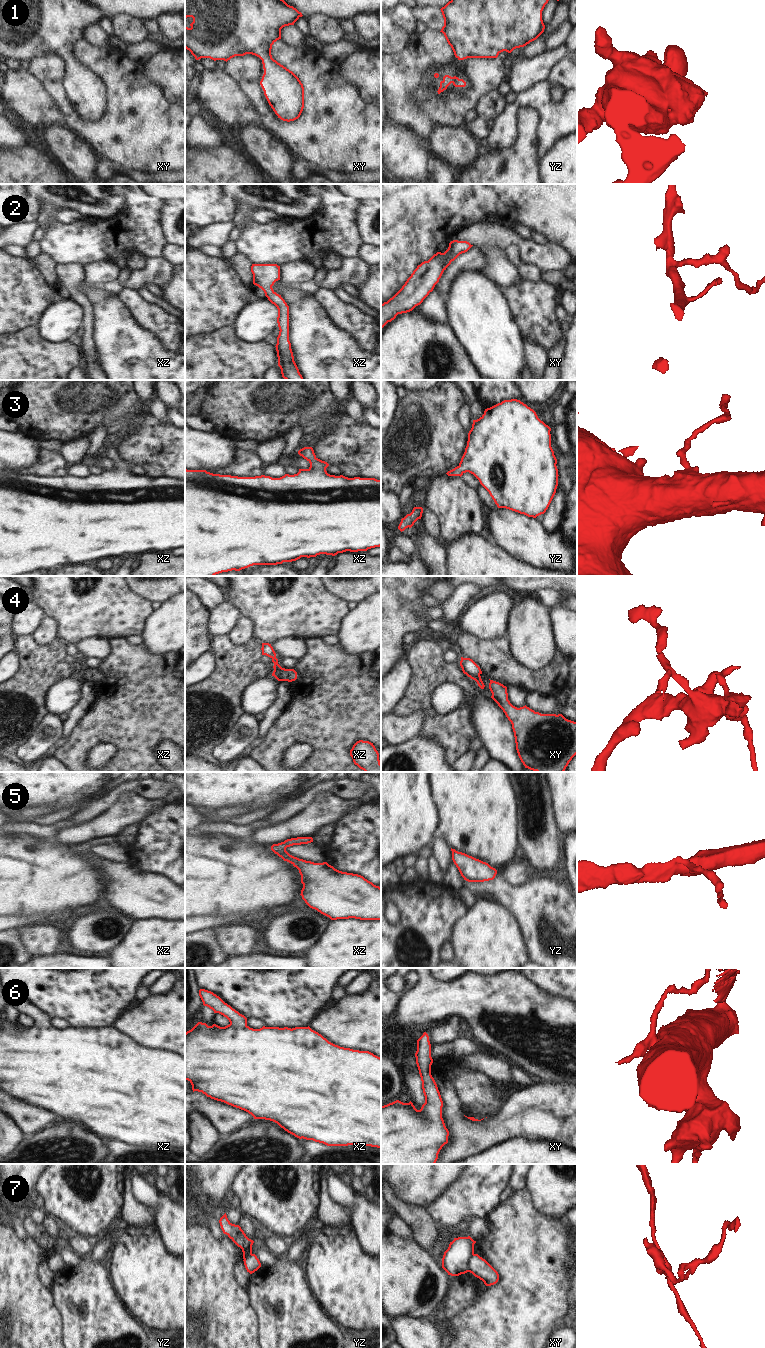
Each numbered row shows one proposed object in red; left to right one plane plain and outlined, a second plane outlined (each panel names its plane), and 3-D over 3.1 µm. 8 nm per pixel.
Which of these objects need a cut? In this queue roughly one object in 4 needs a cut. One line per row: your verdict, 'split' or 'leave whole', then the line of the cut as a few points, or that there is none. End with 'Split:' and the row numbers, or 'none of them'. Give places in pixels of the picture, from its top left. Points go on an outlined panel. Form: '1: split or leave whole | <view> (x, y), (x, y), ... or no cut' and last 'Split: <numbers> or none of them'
1: leave whole | no cut
2: leave whole | no cut
3: leave whole | no cut
4: split | xz (281, 667), (277, 679)
5: leave whole | no cut
6: leave whole | no cut
7: split | xy (473, 1253), (468, 1258), (467, 1271)
Split: 4, 7

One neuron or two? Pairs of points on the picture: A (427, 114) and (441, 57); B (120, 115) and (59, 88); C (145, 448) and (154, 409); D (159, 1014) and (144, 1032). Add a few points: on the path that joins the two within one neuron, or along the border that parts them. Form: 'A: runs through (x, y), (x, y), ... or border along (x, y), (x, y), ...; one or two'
A: runs through (426, 99), (426, 74), (430, 70); one
B: runs through (101, 127), (84, 127), (70, 113), (67, 107); one
C: border along (147, 411), (159, 422), (168, 422); two
D: runs through (158, 1018), (148, 1028); one

